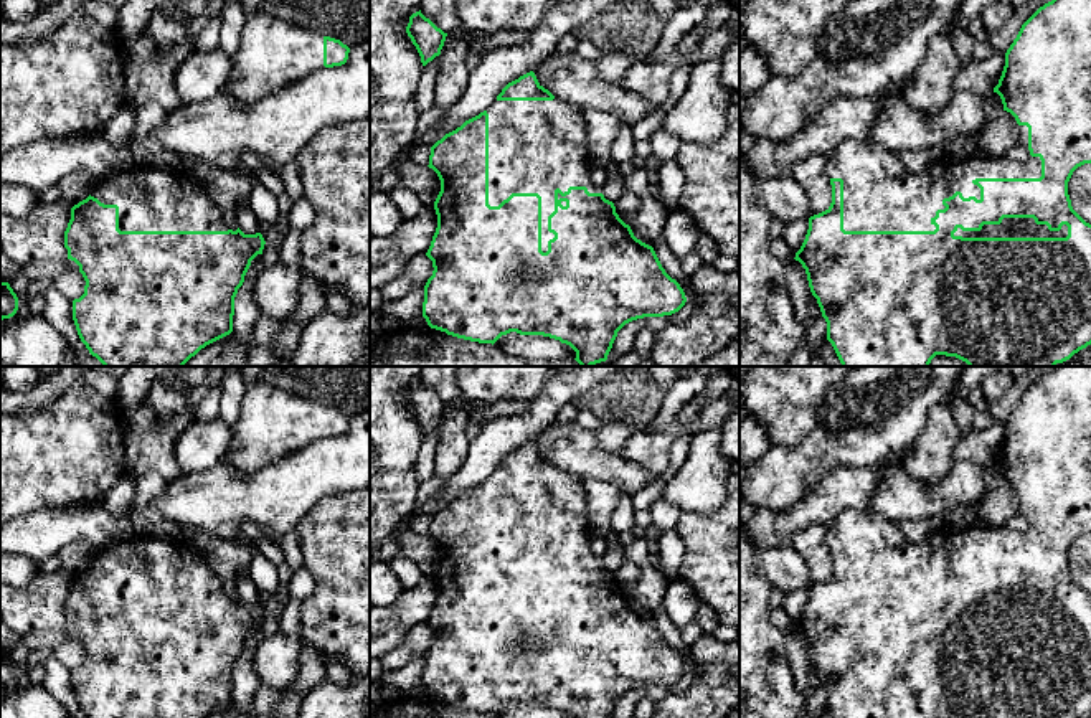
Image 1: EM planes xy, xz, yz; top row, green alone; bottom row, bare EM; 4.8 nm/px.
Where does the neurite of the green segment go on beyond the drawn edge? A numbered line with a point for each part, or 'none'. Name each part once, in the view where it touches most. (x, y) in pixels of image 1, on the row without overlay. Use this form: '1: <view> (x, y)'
1: yz (880, 563)

